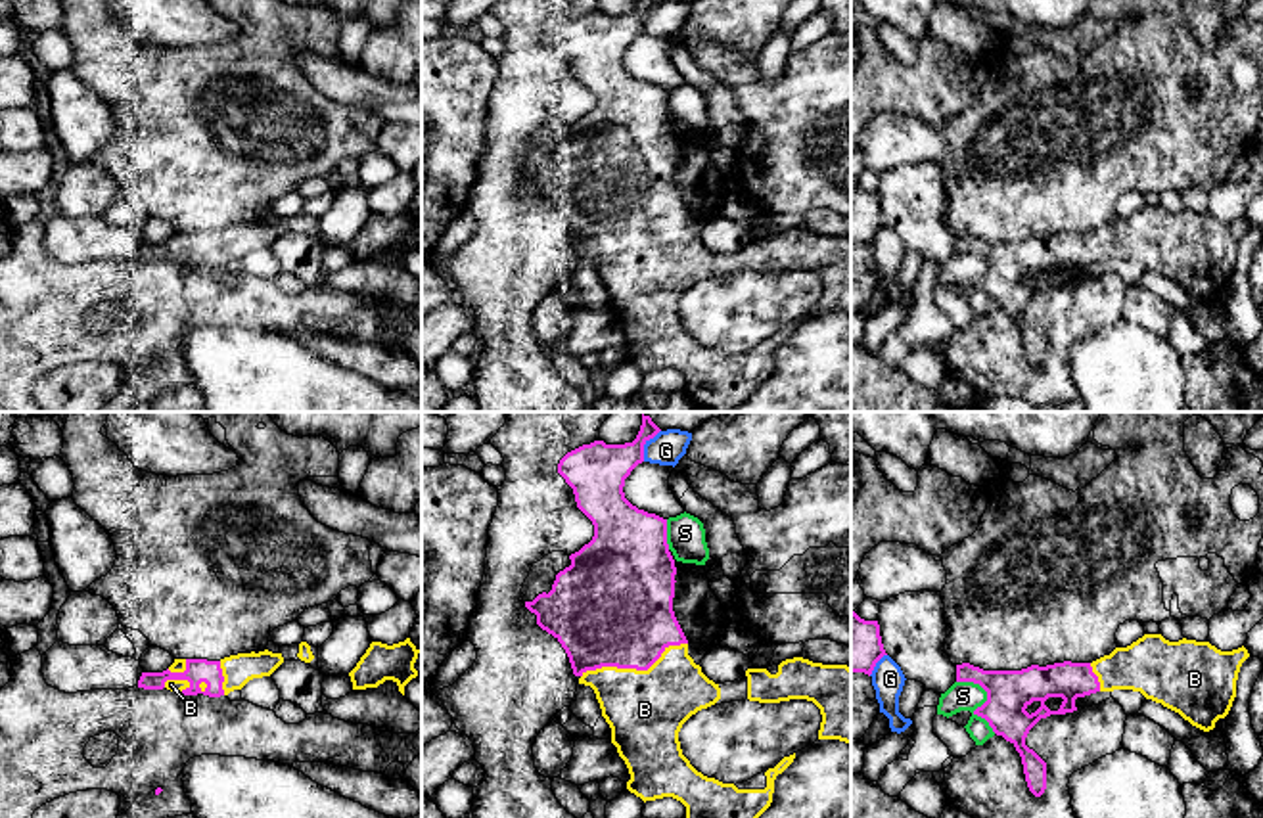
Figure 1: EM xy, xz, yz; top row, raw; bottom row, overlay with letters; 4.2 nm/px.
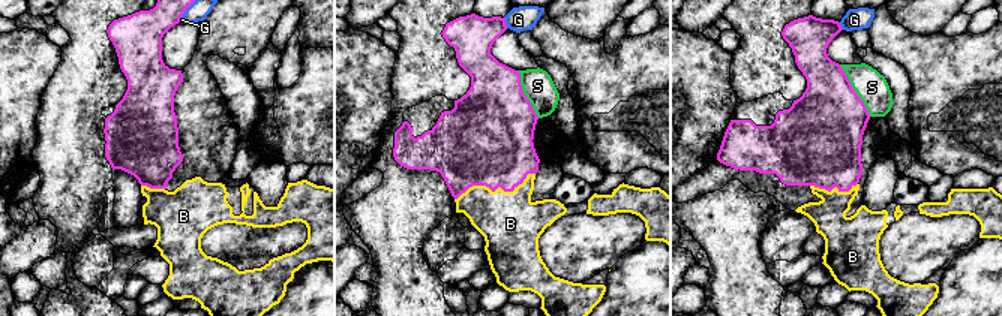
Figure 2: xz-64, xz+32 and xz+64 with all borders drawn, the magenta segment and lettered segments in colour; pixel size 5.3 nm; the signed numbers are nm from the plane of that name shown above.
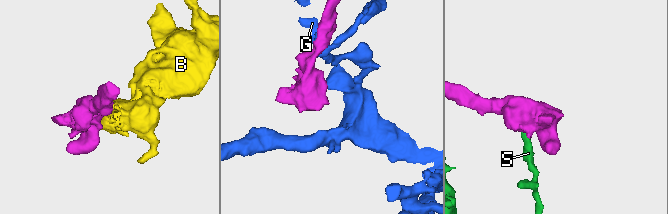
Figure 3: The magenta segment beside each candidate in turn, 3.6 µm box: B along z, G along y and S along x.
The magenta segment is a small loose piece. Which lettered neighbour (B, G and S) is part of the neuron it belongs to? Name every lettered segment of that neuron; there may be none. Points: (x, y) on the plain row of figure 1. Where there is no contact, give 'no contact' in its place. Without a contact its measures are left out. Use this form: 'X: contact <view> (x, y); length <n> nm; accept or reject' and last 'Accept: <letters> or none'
B: contact xz (633, 238); length 480 nm; accept
G: contact xz (644, 14); length 150 nm; reject
S: contact yz (987, 271); length 280 nm; reject
Accept: B

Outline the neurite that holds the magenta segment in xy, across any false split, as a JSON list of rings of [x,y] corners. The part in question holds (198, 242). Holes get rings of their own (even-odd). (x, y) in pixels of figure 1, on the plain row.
[[[251,222],[224,228],[220,232],[207,230],[174,230],[163,243],[142,243],[138,259],[171,261],[184,266],[220,268],[234,261],[241,261],[249,251],[270,247],[284,234],[282,224]]]

